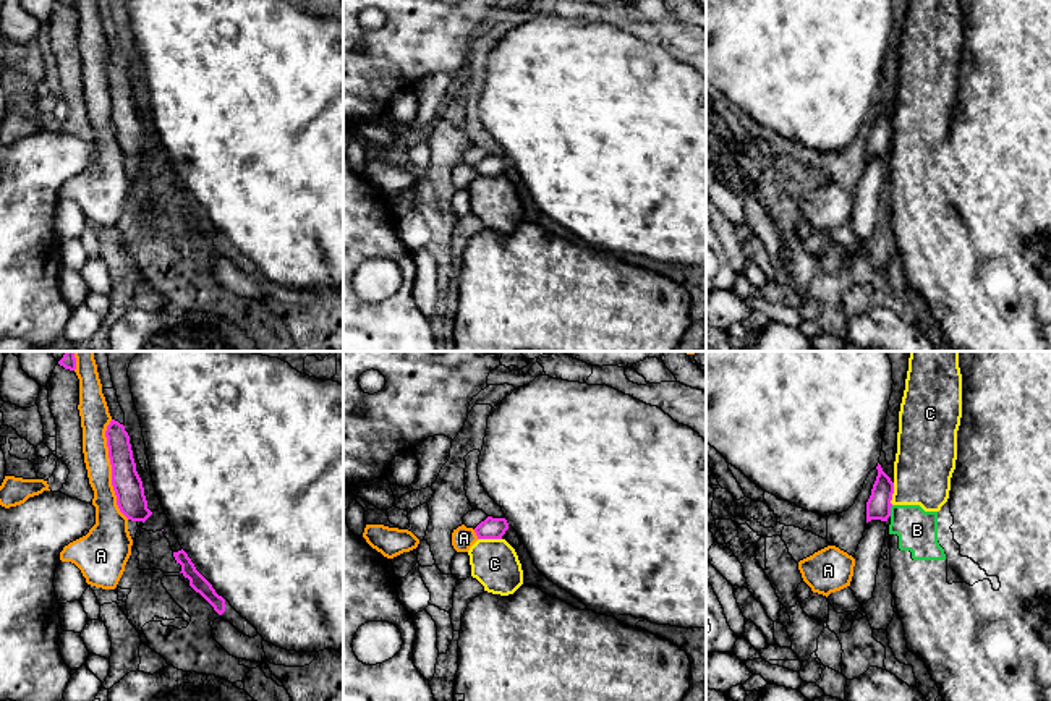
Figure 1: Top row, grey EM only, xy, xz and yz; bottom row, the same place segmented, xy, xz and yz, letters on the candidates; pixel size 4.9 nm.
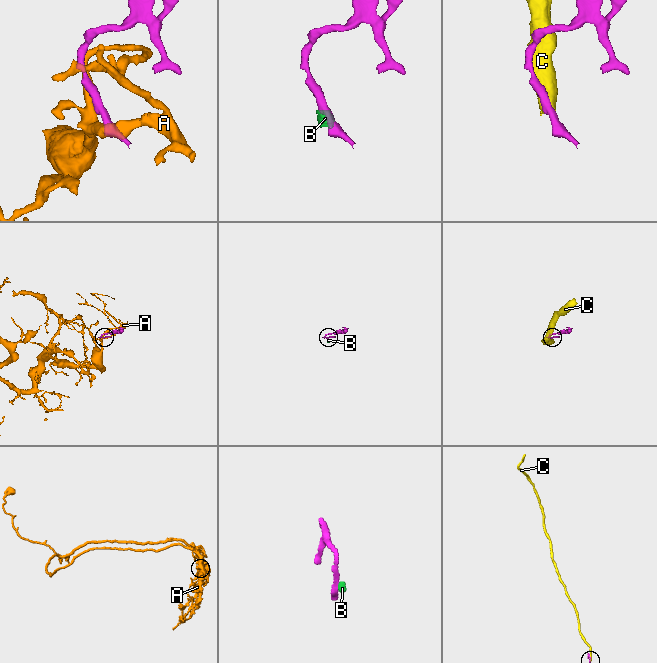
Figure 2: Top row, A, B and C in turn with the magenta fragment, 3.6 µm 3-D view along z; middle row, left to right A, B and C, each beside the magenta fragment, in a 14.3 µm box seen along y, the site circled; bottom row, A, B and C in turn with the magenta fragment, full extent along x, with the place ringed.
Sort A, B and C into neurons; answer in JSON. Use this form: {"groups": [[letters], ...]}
{"groups": [["A"], ["B", "C"]]}

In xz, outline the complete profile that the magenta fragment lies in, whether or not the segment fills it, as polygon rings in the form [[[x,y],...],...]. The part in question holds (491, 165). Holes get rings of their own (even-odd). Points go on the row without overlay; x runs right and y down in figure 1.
[[[487,154],[474,165],[474,170],[478,176],[502,176],[507,167],[508,160],[505,155]]]

